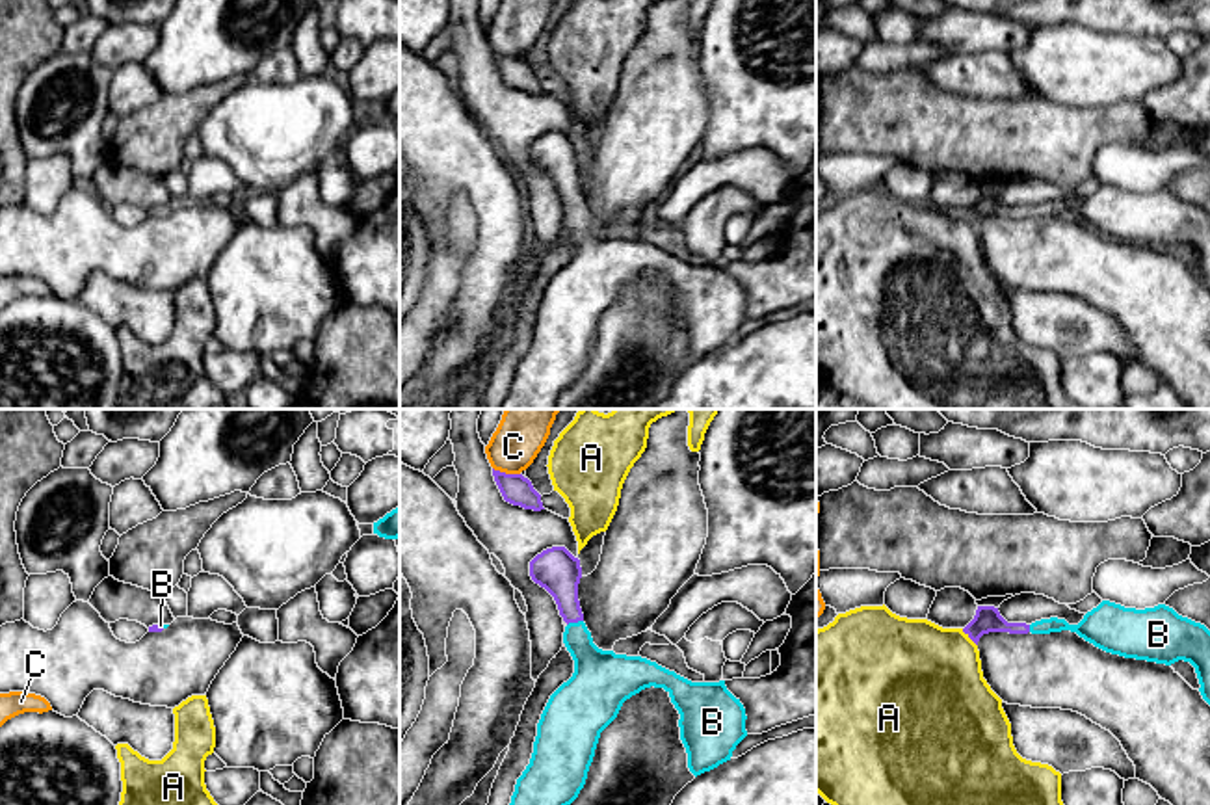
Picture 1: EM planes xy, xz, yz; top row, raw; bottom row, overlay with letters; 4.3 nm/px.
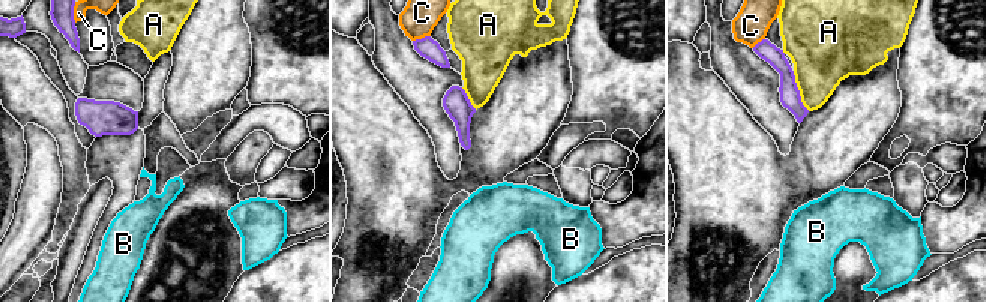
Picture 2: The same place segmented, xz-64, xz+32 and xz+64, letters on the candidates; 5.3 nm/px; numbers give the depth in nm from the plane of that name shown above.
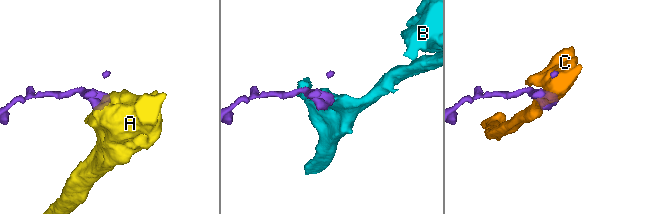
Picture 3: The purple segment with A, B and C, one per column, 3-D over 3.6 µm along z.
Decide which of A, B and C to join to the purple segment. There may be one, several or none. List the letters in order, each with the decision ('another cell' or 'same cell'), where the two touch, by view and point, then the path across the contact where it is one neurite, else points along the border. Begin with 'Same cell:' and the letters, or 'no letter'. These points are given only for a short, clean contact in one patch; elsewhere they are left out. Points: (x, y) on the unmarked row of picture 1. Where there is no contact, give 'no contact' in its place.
Same cell: B
A: another cell; meets purple in yz at (969, 220); border along yz (961, 212), (976, 229)
B: same cell; meets purple in xz at (575, 205); runs through xz (556, 153), (575, 205), (577, 224), (599, 257)
C: another cell; meets purple in xz at (504, 56)

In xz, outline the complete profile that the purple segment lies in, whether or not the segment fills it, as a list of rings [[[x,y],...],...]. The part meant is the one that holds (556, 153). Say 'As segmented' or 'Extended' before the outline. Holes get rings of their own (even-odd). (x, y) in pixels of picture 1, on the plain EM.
Extended. [[[565,130],[537,138],[530,145],[530,160],[554,180],[567,206],[563,227],[574,244],[574,257],[550,279],[541,297],[530,348],[517,363],[500,409],[556,409],[559,396],[578,381],[585,368],[600,316],[617,301],[626,283],[651,270],[664,271],[680,297],[680,323],[688,337],[688,351],[695,361],[730,344],[736,329],[747,320],[747,299],[725,264],[691,266],[647,242],[598,232],[584,206],[578,184],[580,143]]]

